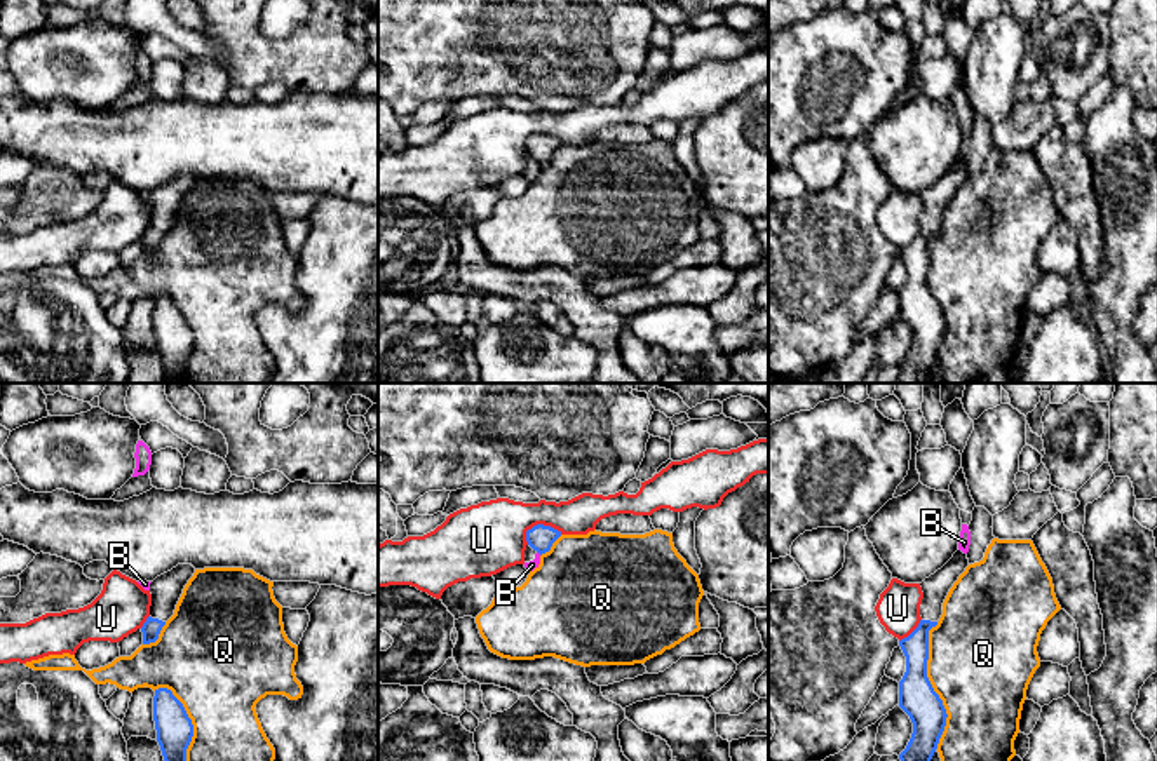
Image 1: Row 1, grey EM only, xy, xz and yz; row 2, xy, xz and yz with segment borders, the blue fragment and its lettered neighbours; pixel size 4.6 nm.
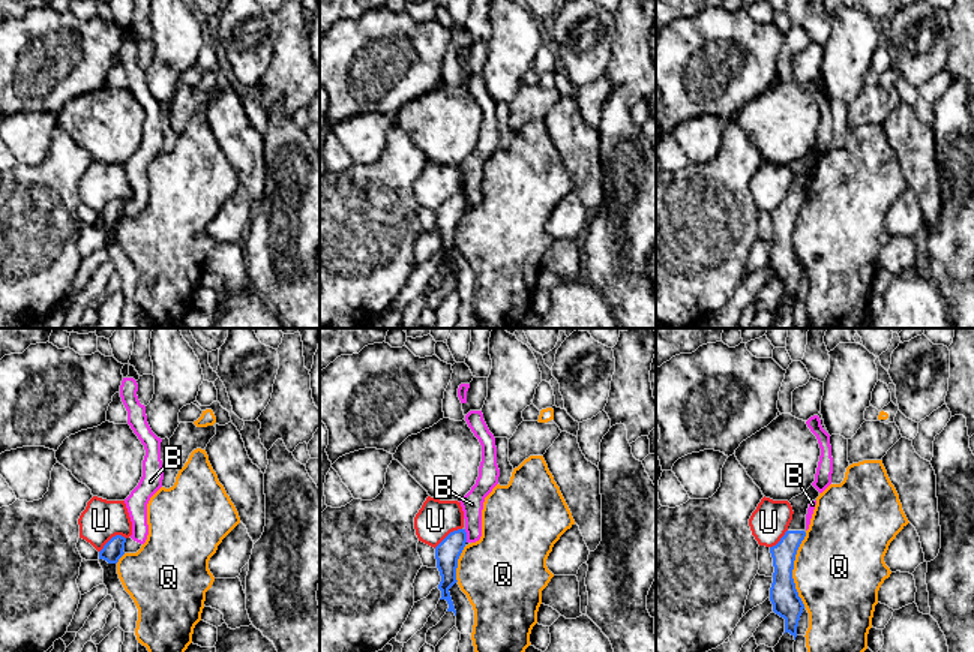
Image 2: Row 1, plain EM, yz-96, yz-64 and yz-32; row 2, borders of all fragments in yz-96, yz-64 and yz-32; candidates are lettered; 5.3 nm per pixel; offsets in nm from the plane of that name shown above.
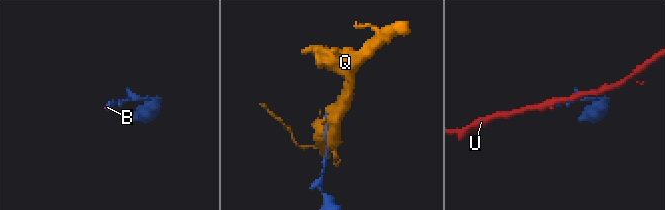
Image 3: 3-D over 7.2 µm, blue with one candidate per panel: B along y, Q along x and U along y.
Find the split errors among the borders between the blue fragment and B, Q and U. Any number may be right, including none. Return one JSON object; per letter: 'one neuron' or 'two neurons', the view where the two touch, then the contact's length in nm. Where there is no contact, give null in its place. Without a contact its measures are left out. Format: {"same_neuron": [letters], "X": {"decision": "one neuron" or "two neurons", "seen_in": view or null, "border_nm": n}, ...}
{"same_neuron": [], "B": {"decision": "two neurons", "seen_in": "xz", "border_nm": 30}, "Q": {"decision": "two neurons", "seen_in": "yz", "border_nm": 600}, "U": {"decision": "two neurons", "seen_in": "xz", "border_nm": 180}}

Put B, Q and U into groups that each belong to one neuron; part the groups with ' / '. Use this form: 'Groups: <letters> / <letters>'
Groups: B / Q / U

